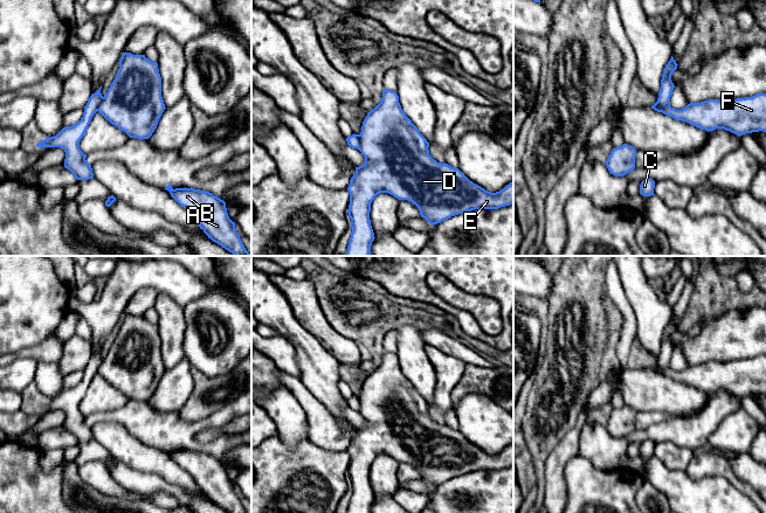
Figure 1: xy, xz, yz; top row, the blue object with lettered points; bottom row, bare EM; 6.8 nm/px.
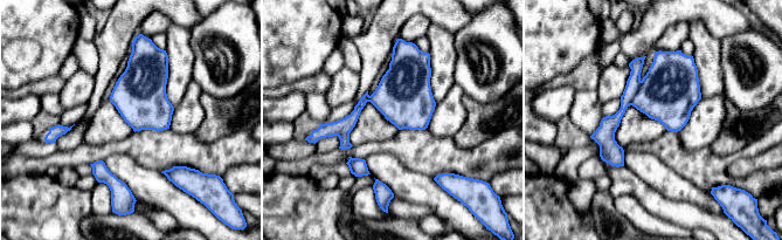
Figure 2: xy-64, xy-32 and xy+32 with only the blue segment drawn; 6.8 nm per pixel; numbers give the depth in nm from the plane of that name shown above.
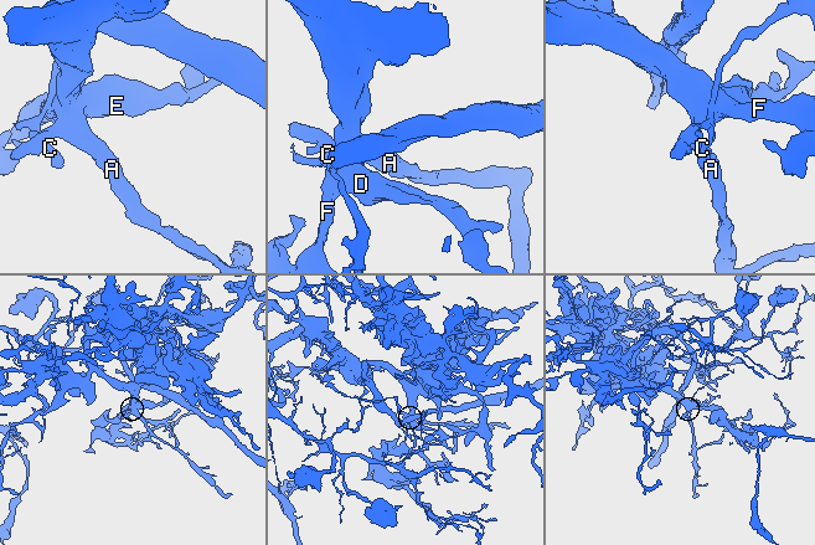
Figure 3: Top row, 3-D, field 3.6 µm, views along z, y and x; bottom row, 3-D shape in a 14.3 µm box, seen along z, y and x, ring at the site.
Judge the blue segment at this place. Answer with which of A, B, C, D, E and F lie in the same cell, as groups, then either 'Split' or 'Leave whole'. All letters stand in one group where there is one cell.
Groups: A B D E F / C. Split

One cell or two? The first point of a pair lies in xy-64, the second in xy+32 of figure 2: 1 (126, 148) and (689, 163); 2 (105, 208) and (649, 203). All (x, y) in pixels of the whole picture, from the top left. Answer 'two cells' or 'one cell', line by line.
1: one cell
2: two cells

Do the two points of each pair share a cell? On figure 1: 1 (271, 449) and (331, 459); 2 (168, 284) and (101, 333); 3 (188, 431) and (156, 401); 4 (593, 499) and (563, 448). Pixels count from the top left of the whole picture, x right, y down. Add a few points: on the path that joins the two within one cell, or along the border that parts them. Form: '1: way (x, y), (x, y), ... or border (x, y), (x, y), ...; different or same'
1: way (287, 459), (316, 459); same
2: way (147, 281), (136, 281), (105, 312); same
3: border (147, 401), (160, 411), (178, 410); different
4: border (577, 453), (565, 465), (565, 486); different

